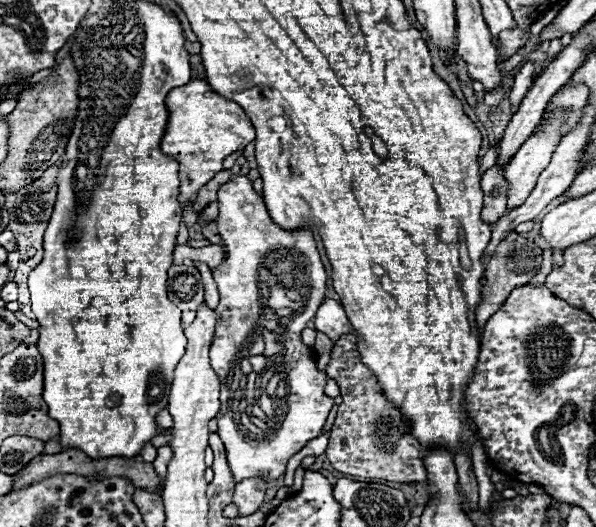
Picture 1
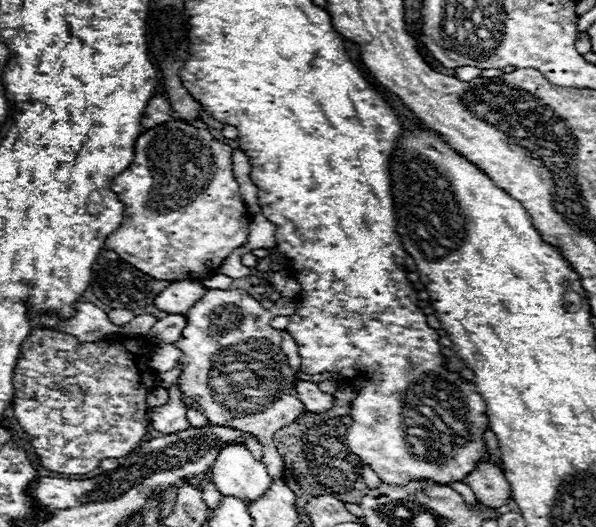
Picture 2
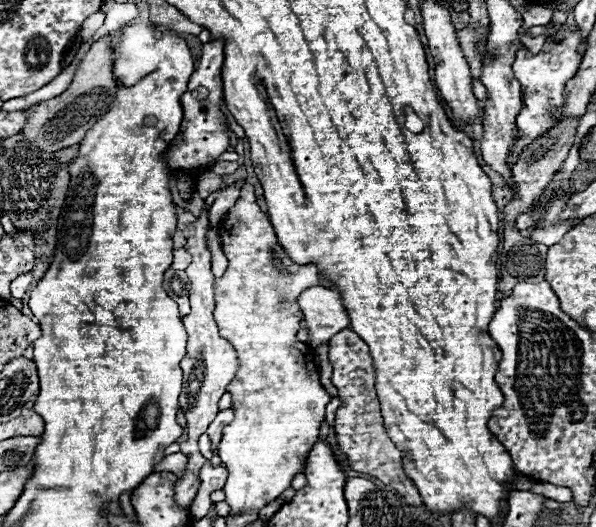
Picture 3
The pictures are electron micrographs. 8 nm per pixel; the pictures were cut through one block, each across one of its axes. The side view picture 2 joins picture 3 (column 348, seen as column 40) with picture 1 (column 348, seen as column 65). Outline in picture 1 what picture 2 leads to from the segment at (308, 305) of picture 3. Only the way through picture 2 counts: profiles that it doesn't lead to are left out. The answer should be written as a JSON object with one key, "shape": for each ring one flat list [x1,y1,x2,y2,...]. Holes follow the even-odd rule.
{"shape":[[324,298,322,306,318,308,318,312,314,316,314,322,316,322,316,330,328,334,334,342,342,334,352,332,352,326,350,326,350,322,346,318,346,312,344,312,342,304,332,300,332,298]]}

